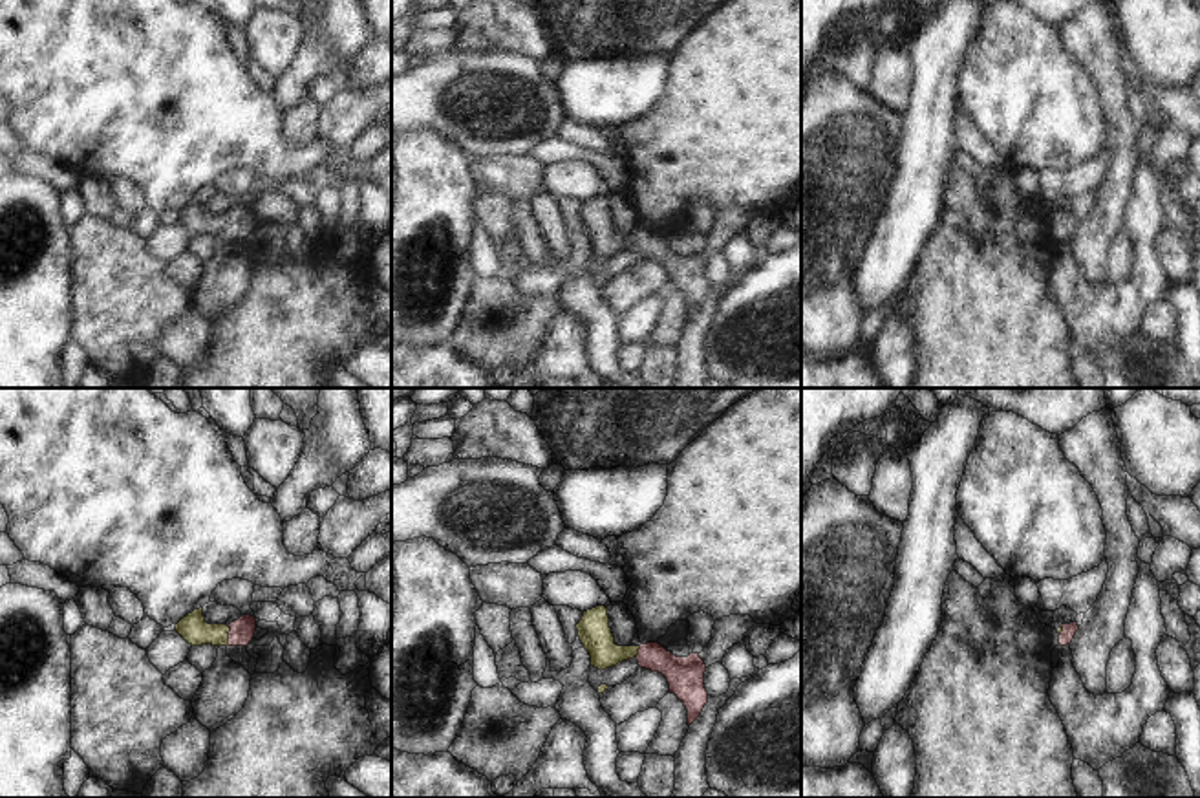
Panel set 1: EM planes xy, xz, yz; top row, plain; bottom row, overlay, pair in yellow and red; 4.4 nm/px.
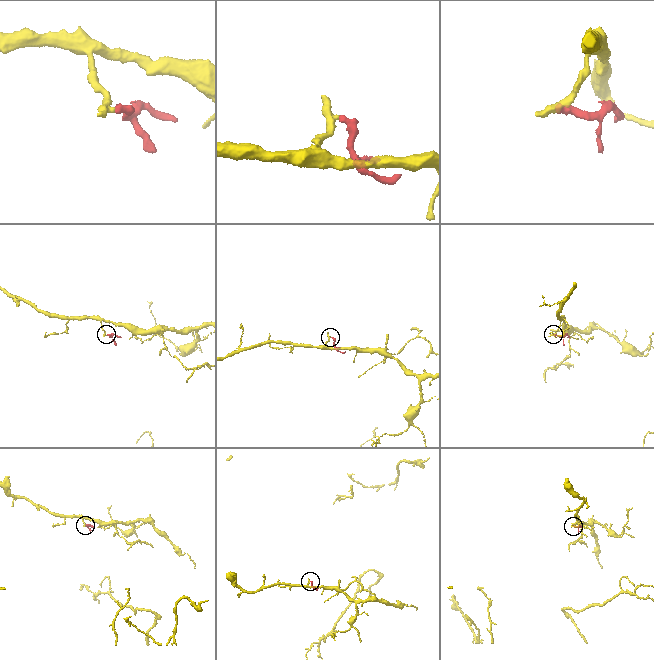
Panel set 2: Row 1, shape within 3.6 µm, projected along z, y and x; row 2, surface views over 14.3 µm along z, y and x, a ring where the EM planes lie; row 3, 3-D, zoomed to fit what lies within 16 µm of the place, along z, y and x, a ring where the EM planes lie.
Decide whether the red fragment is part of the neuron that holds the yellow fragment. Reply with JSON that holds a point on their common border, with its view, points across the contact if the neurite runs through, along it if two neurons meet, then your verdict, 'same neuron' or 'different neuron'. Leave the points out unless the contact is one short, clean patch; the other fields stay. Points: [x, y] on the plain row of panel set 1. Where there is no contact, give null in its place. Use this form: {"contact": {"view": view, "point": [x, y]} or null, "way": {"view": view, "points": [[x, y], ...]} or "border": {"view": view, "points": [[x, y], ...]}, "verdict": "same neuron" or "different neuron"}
{"contact": {"view": "xy", "point": [227, 226]}, "way": {"view": "xy", "points": [[192, 218], [203, 224], [227, 226], [242, 220]]}, "verdict": "same neuron"}

